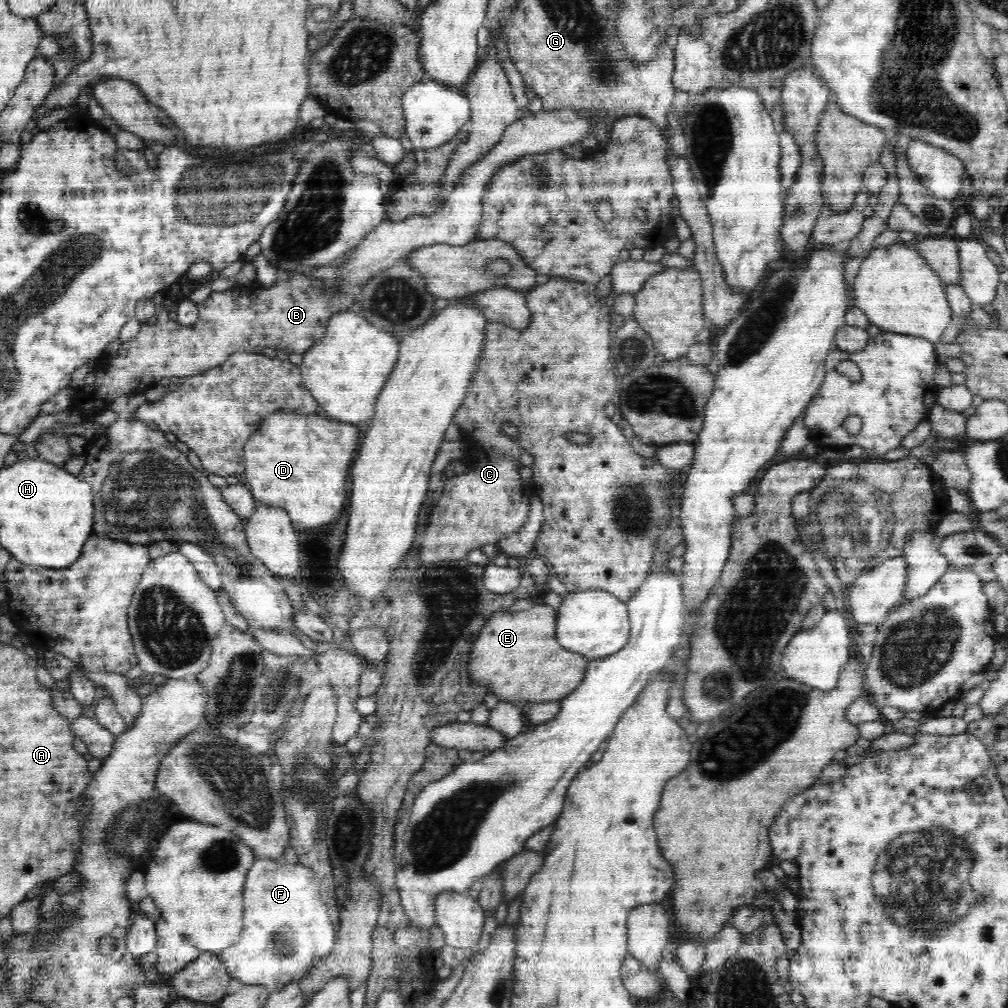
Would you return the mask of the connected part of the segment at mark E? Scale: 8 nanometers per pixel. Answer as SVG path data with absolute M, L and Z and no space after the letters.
M547 604L534 606L530 610L496 612L484 624L476 638L466 674L478 686L490 690L510 704L522 708L524 704L536 704L568 696L584 678L588 658L576 655L562 647L556 639L558 612Z

